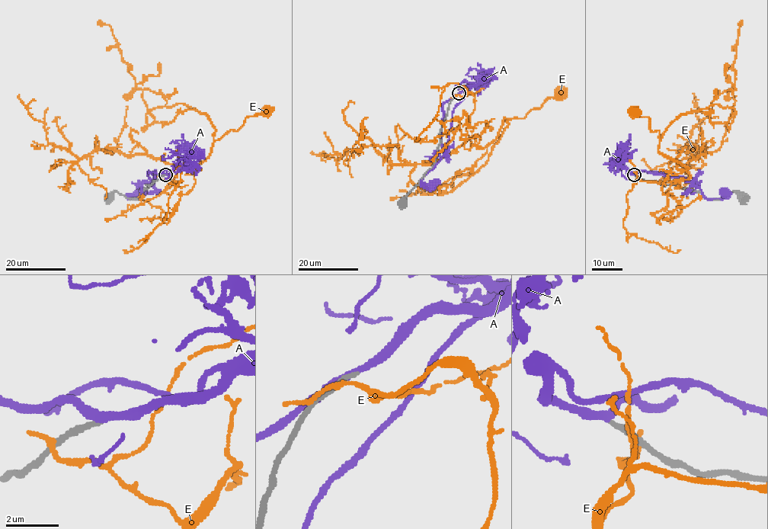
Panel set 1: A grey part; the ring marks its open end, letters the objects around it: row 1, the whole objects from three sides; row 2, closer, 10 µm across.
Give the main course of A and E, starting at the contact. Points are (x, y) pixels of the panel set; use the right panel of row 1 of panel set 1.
A: (634, 174), (636, 171), (669, 171), (685, 177), (700, 189), (706, 198), (724, 198), (728, 196), (722, 190)
E: (638, 177), (633, 185), (687, 178), (689, 173), (662, 155), (658, 130), (635, 112)

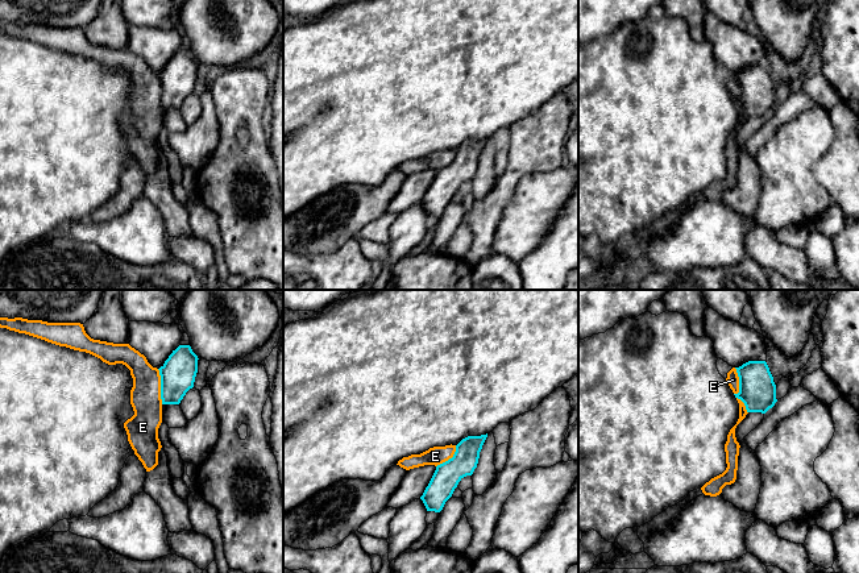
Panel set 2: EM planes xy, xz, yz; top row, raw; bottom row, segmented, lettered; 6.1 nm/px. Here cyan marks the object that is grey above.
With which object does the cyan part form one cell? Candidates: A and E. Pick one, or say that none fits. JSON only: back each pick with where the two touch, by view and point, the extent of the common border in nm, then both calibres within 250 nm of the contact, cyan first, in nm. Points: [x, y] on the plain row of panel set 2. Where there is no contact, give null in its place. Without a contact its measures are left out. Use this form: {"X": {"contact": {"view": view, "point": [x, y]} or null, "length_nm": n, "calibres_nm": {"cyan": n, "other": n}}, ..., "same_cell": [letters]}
{"same_cell": []}

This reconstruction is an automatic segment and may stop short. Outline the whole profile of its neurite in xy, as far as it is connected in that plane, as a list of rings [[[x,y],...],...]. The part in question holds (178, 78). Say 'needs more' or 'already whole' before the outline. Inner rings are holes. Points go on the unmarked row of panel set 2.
already whole | [[[179,50],[173,55],[158,74],[162,109],[179,109],[186,97],[194,92],[198,65],[190,50]]]

